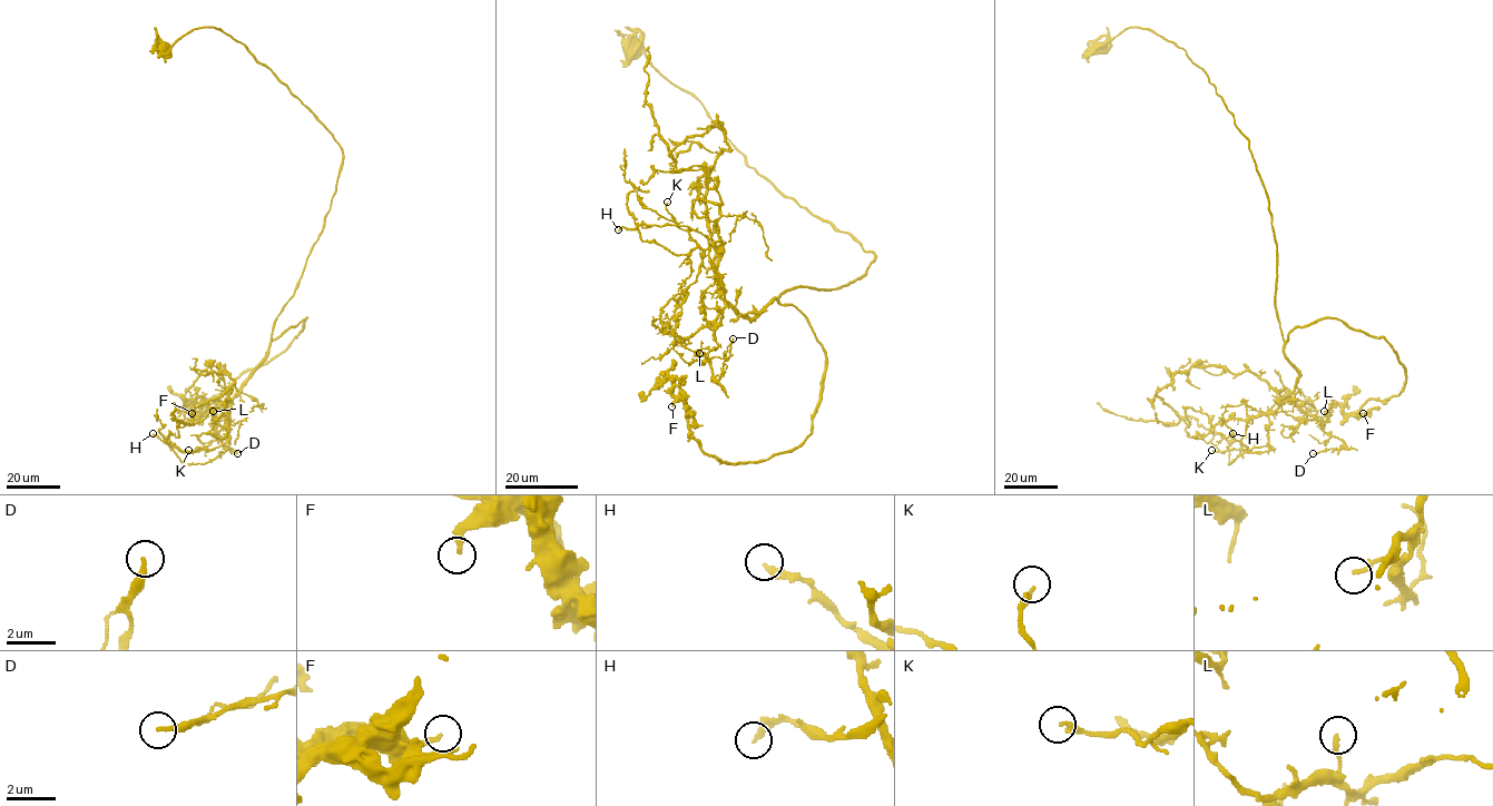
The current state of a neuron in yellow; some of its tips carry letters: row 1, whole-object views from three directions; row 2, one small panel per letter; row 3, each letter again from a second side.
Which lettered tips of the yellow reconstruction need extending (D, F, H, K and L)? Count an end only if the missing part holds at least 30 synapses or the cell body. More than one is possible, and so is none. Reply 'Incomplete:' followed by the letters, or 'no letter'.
Incomplete: no letter

